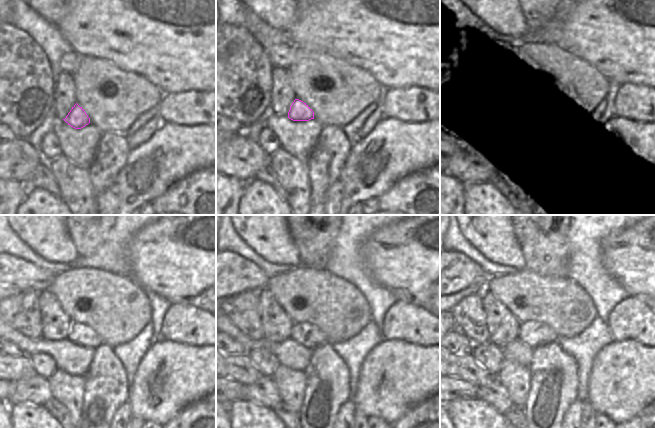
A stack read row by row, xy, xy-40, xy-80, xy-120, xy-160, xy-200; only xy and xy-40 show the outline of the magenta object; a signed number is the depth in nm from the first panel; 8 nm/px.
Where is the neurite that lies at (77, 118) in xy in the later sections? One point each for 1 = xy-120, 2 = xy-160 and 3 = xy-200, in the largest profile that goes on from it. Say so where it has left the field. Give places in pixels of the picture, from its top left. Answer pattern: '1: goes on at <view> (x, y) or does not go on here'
1: goes on at xy-120 (80, 334)
2: goes on at xy-160 (306, 334)
3: goes on at xy-200 (532, 333)

